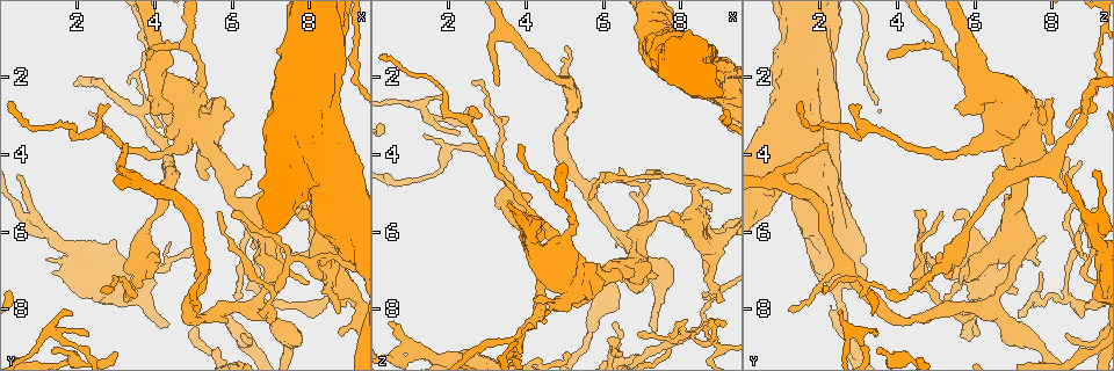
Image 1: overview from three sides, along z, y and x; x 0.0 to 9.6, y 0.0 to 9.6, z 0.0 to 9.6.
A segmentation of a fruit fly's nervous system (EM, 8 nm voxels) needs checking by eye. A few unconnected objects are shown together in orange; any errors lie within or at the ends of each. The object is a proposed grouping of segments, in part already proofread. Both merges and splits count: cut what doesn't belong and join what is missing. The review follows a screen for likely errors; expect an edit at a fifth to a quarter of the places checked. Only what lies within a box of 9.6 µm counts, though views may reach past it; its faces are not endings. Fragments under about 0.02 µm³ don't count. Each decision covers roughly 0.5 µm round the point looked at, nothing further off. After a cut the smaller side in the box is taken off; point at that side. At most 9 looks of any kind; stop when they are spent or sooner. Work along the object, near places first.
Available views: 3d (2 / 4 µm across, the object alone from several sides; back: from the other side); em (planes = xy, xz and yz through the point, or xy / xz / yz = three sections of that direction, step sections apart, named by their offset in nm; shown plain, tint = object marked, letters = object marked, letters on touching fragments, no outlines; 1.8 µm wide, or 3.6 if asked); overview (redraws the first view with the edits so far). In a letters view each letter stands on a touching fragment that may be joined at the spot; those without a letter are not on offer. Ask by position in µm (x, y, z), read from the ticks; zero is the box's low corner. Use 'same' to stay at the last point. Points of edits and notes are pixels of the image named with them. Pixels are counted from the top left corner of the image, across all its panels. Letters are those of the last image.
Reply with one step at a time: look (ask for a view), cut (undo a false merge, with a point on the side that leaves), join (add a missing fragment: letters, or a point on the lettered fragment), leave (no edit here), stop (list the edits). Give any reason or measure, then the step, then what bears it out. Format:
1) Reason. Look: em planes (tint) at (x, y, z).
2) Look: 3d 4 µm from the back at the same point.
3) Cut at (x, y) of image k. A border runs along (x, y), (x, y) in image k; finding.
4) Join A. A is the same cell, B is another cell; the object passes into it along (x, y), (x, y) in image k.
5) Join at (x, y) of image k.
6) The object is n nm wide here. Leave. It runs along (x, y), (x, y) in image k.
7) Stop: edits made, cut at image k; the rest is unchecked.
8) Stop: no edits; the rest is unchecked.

Free end. Look: 3d 4 µm at (4.40, 4.95, 8.40).

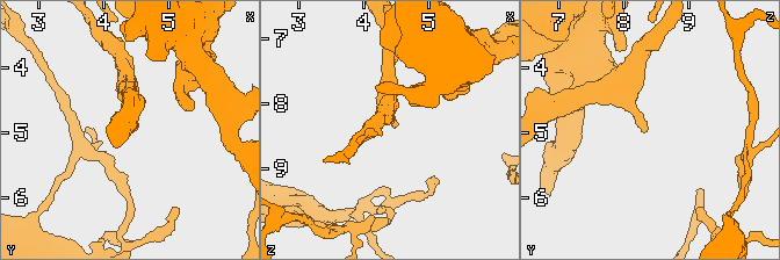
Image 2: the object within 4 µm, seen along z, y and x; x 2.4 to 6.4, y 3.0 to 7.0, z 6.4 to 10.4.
Need the tissue. Look: em xy step 8 (letters) at (4.40, 5.00, 8.40).

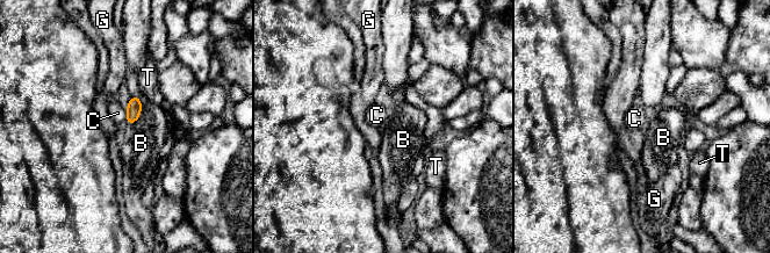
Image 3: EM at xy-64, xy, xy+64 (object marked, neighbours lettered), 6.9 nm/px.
Cut it another way. Look: em yz step 8 (letters) at the same point.

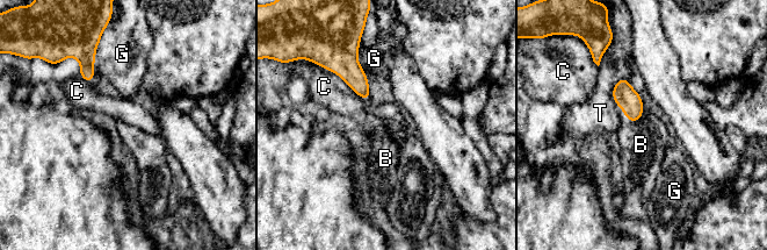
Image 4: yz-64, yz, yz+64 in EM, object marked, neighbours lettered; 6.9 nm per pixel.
The object is 140 nm wide here. Join at (641, 144) of image 4. B is the same cell, C, G and T are other cells; it goes on there.

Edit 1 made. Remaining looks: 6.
Thin end. Look: 3d 2 µm at (2.60, 7.55, 2.10).

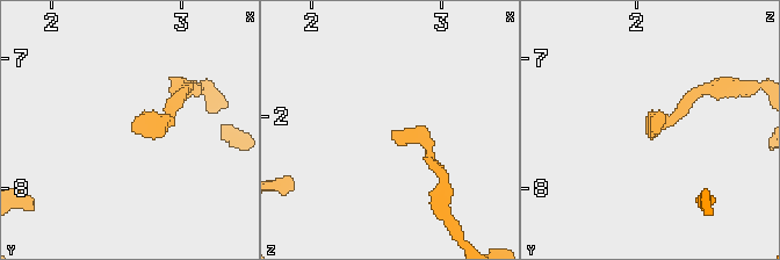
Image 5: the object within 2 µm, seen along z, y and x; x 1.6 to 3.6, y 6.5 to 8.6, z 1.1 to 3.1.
Shape alone is not enough. Look: em 3.6 µm planes (letters) at (2.62, 7.58, 2.14).

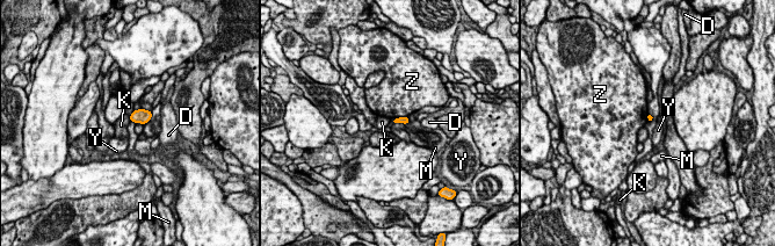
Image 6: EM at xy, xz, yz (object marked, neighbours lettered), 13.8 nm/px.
Leave. D, K, M, Y and Z are other cells; none of them fits.

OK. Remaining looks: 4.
An open end. Look: 3d 2 µm at (3.95, 2.75, 5.45).

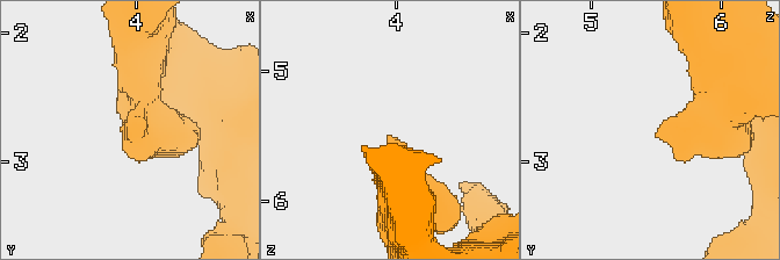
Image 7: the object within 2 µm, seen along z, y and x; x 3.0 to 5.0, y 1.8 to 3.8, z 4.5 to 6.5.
Need the tissue. Look: em xy step 8 (letters) at (3.98, 2.82, 5.50).

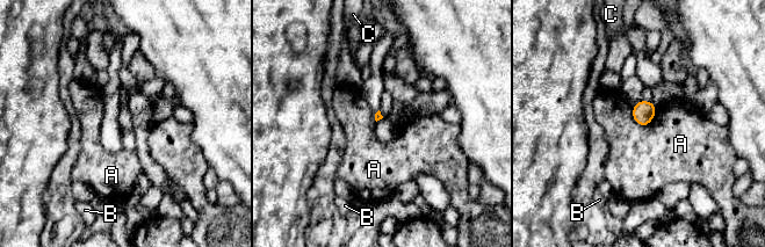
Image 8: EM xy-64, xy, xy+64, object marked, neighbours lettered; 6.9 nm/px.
Leave. A, B and C are other cells; a border runs along (657, 108), (646, 125), (632, 117) in image 8; none of them fits.

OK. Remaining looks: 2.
Sharp bend. Look: 3d 4 µm at (8.45, 6.65, 4.80).

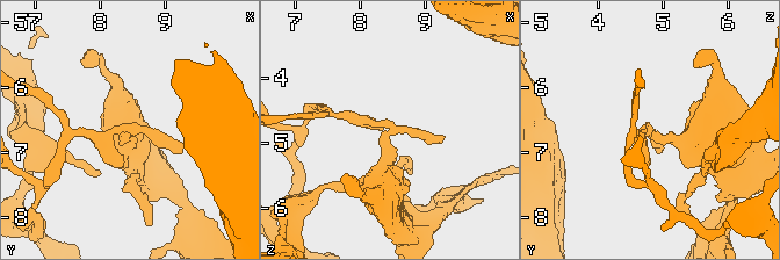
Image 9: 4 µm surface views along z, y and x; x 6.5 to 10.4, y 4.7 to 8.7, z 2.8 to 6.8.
Look: em planes (letters) at (8.40, 6.65, 4.80).

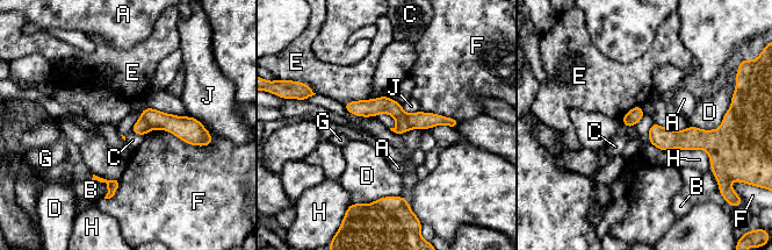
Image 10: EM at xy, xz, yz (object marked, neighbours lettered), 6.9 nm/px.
Cut at (403, 127) of image 10. A, B, C, D, E, F, G, H and J are other cells; the part that leaves runs along (715, 134), (708, 138), (651, 137) in image 10; two neurons meet here.

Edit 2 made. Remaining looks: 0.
Stop: edits made, join at image 4, cut at image 10; the rest is unchecked.

